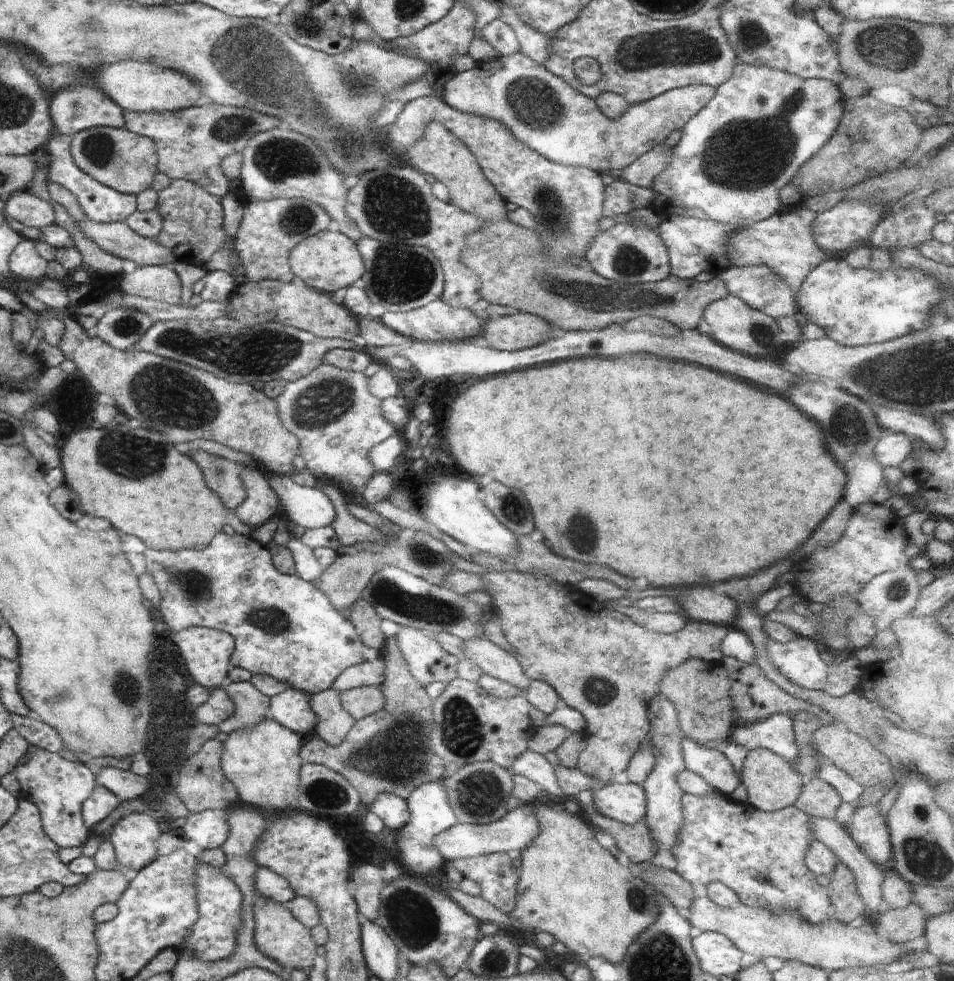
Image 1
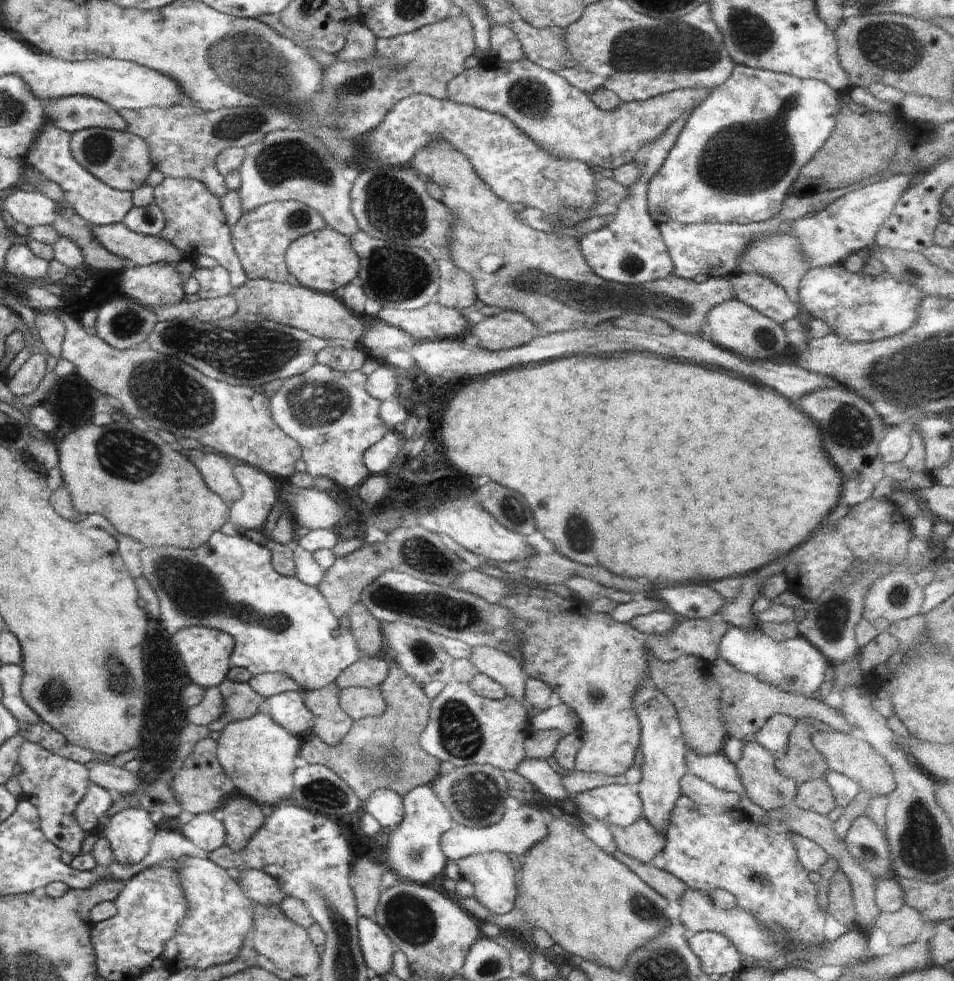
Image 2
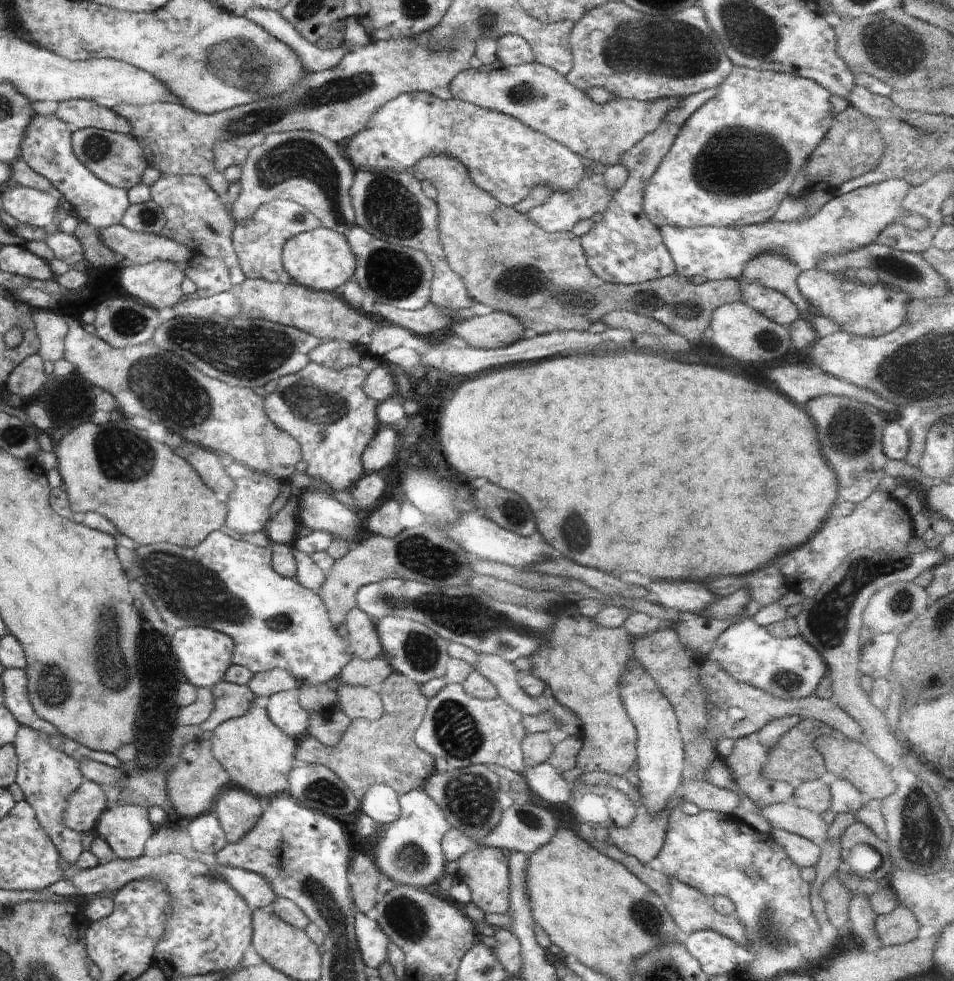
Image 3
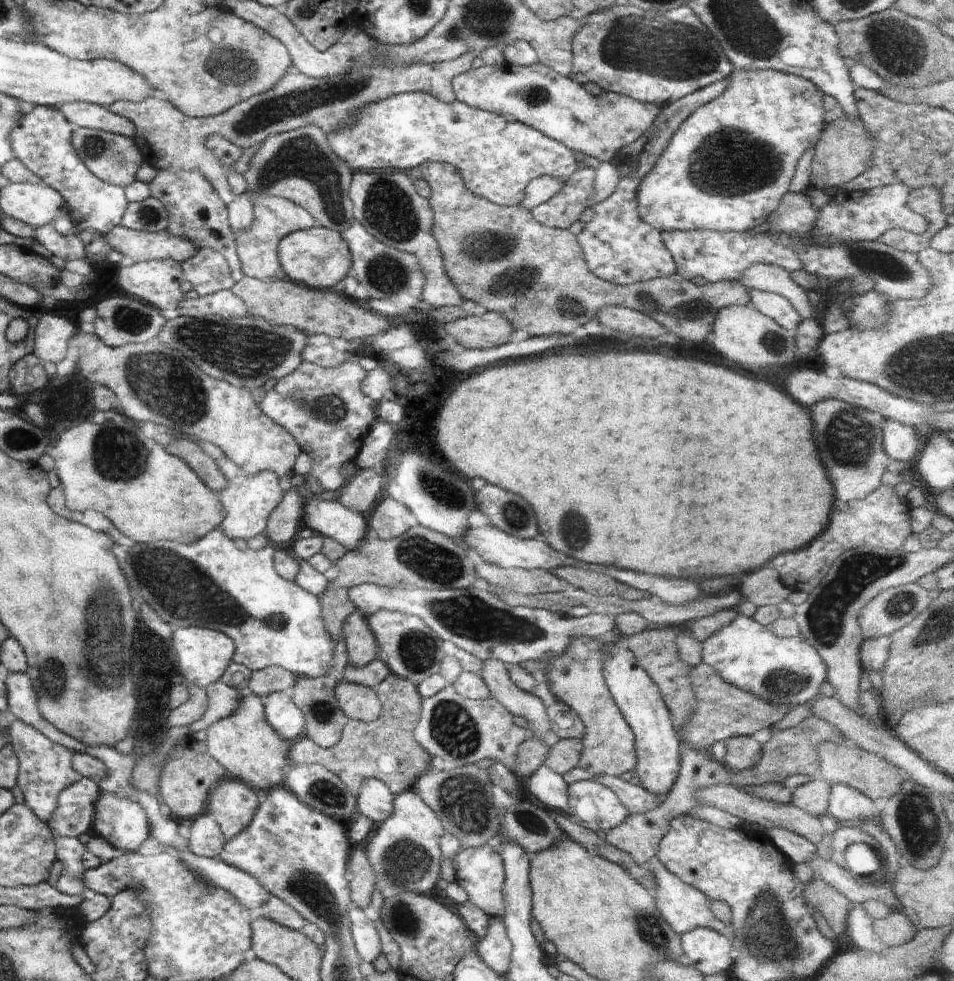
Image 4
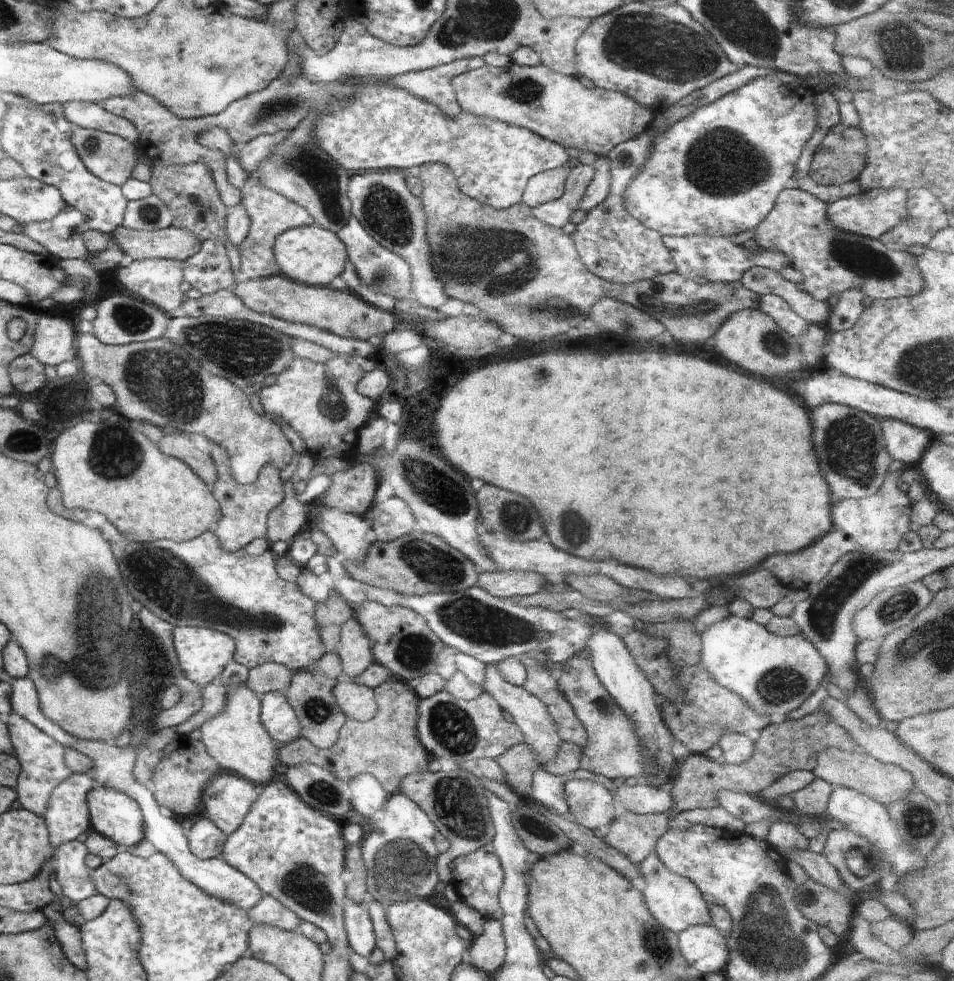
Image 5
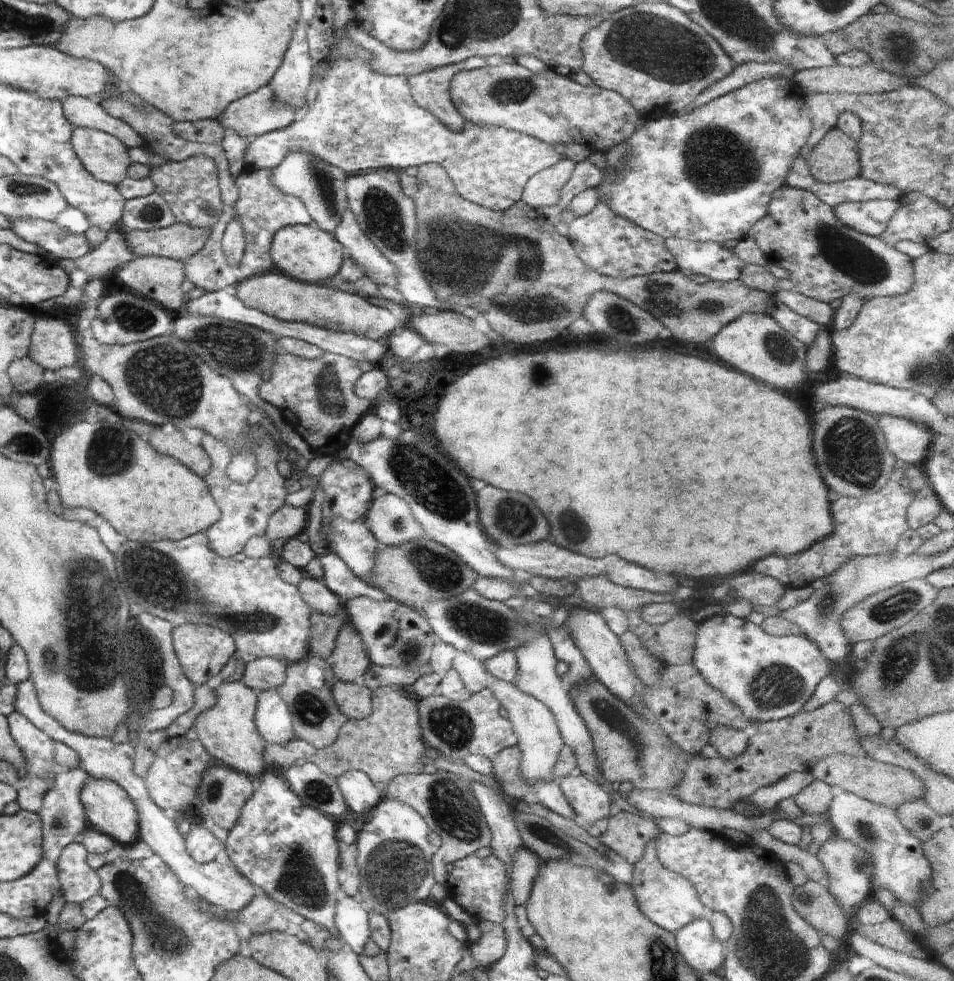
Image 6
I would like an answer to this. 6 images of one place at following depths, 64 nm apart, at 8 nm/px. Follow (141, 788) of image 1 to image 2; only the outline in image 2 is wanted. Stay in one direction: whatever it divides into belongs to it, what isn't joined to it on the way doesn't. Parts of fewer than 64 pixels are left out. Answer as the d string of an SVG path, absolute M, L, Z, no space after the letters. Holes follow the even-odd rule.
M109 763L88 766L88 776L94 784L106 790L115 790L122 796L134 794L141 783L136 780L139 778L137 774Z

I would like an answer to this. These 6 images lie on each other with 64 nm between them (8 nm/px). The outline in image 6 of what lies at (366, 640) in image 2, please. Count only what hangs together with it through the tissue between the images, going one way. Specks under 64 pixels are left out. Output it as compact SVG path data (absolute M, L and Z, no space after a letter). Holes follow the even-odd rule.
M348 622L339 630L334 652L326 659L336 680L360 683L371 662L356 628Z

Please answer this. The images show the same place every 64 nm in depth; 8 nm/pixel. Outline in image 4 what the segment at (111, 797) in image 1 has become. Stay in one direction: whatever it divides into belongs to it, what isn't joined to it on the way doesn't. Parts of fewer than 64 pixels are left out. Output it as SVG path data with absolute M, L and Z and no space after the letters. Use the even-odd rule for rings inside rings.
M81 777L76 784L64 788L58 796L58 806L47 825L58 836L80 836L93 826L94 804L101 788L97 780Z

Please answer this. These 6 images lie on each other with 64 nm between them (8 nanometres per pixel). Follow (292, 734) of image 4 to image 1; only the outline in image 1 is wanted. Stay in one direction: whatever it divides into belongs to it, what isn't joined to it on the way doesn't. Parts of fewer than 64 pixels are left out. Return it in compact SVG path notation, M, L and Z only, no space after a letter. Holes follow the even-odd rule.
M286 689L269 698L269 717L303 738L314 733L318 716L312 712L310 695L301 690Z

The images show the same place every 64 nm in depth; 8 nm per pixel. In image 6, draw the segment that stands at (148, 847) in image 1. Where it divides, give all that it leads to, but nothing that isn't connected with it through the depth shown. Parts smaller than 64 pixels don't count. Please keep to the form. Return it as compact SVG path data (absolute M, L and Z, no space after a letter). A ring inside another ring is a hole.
M92 780L82 788L82 802L88 815L88 825L94 830L112 837L117 843L131 846L139 840L140 819L137 807L129 794L111 780Z

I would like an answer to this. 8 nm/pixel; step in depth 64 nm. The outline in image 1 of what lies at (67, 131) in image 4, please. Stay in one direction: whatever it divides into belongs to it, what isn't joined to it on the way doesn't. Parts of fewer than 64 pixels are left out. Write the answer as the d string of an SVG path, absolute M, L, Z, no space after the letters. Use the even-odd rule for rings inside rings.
M54 132L50 136L50 142L46 142L46 146L41 148L46 158L46 168L48 168L48 180L52 183L62 185L68 192L72 192L72 196L78 200L82 212L87 218L96 222L118 222L125 221L132 212L136 212L137 198L136 195L124 194L121 191L112 190L110 187L104 186L101 182L96 182L94 178L90 178L89 174L80 170L69 151L71 137L64 136L59 132Z

